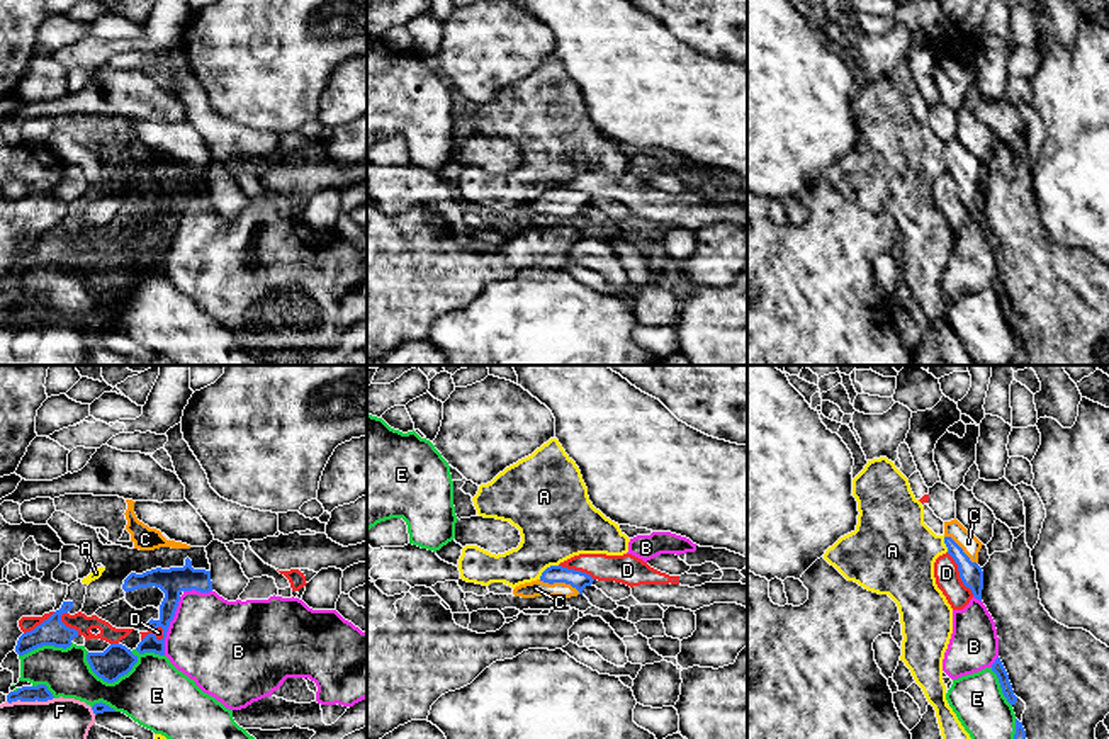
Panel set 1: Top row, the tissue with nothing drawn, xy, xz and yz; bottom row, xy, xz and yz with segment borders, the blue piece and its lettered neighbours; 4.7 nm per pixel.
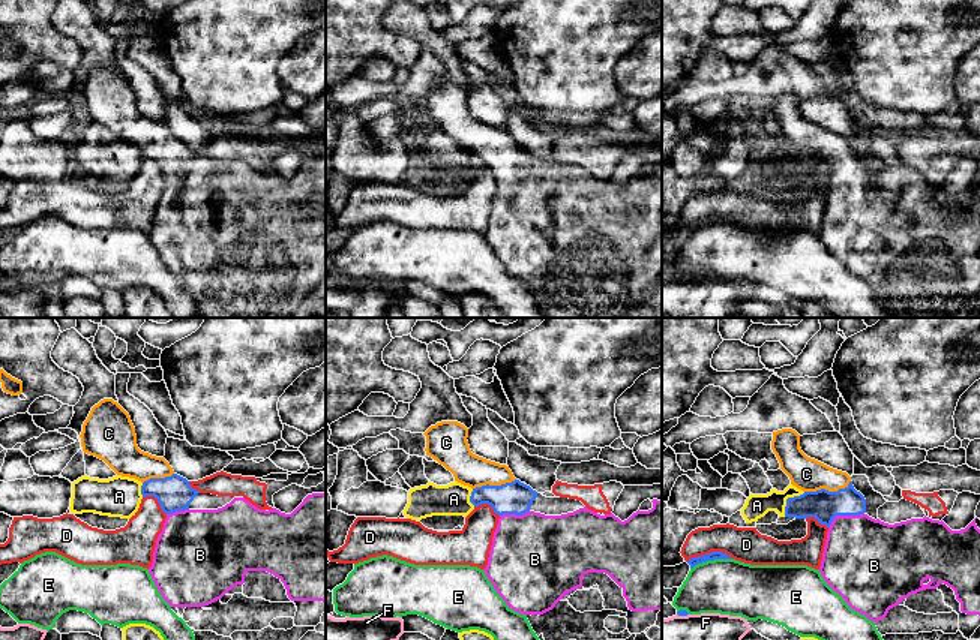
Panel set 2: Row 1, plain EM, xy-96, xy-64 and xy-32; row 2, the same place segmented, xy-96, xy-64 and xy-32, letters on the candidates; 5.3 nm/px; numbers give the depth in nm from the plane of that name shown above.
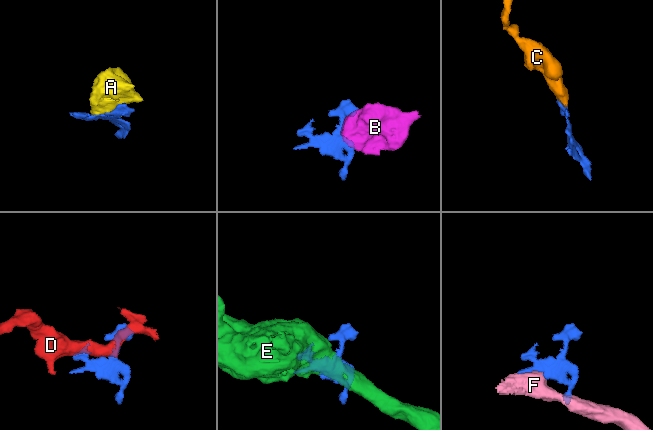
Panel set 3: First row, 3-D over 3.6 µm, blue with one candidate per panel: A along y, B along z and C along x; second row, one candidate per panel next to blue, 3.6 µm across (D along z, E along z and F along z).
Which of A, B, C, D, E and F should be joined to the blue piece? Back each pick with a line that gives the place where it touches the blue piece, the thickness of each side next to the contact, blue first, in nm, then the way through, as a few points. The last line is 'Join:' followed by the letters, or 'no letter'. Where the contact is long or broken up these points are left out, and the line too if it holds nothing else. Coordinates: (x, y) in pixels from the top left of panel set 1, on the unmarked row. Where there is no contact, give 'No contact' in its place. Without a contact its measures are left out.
B: Touches blue at xy (168, 245). Thickness 130 nm (blue) against 420 nm
C: Touches blue at xz (559, 201). Thickness 90 nm (blue) against 80 nm. Path across: xz (578, 199), (559, 201), (535, 208)
Join: B, C

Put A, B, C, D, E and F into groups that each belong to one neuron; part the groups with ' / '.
A / B C / D / E / F

